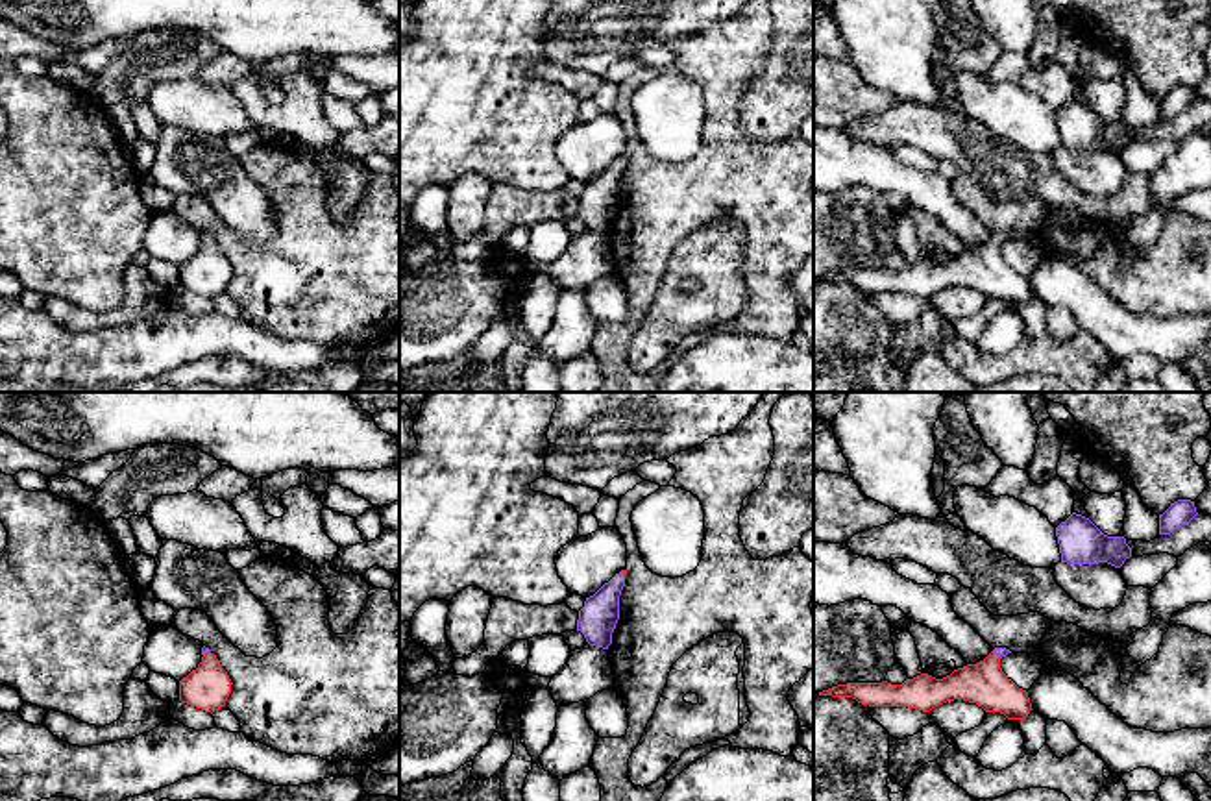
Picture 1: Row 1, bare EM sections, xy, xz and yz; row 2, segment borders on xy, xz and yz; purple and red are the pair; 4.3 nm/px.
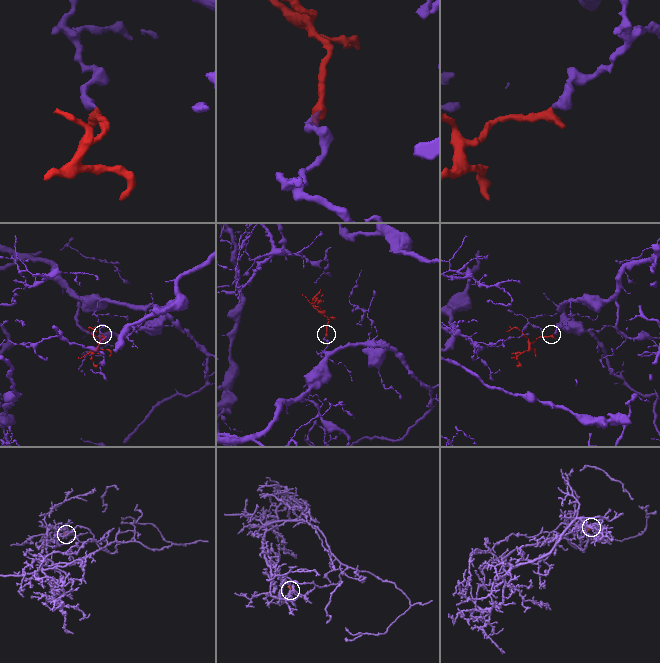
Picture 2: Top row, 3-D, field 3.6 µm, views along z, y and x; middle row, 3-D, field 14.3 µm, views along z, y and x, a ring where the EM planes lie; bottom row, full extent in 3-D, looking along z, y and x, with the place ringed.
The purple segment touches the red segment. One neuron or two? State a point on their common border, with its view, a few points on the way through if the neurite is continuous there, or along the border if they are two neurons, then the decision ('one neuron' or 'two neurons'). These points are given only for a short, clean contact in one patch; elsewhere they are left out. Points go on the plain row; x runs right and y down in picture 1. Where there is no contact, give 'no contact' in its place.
yz (997, 239) | across yz (1001, 237), (997, 239), (984, 269) | one neuron

